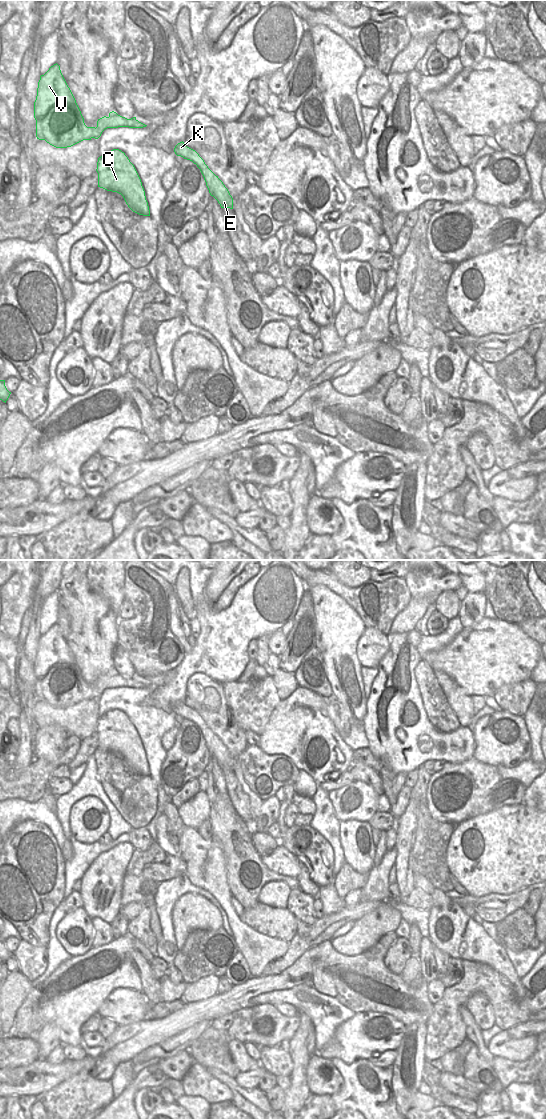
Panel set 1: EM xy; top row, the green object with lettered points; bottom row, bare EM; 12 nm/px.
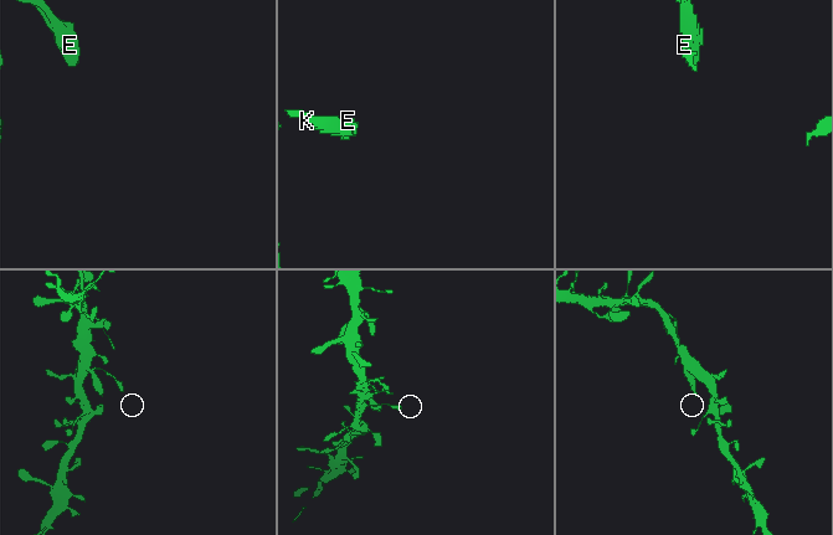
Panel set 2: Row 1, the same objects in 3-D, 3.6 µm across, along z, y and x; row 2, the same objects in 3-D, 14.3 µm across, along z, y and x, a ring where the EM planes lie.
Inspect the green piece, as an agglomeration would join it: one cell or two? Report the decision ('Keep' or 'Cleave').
Keep

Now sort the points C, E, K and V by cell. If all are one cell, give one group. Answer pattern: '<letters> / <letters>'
C E K V

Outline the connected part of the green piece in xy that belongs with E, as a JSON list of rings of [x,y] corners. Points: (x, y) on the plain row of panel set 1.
[[[182,701],[175,706],[174,712],[177,716],[181,716],[184,719],[190,720],[197,725],[204,737],[210,755],[218,761],[221,768],[233,769],[233,758],[230,755],[228,749],[218,738],[218,736],[216,736],[208,728],[204,720],[199,716],[199,714],[195,710],[187,707]]]

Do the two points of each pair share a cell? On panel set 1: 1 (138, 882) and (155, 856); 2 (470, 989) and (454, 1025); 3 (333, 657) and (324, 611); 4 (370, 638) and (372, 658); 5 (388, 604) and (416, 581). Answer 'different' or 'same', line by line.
1: same
2: same
3: same
4: same
5: different

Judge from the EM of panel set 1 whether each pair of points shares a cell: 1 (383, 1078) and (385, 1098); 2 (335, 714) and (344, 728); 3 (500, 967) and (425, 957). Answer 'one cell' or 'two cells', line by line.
1: one cell
2: one cell
3: two cells

